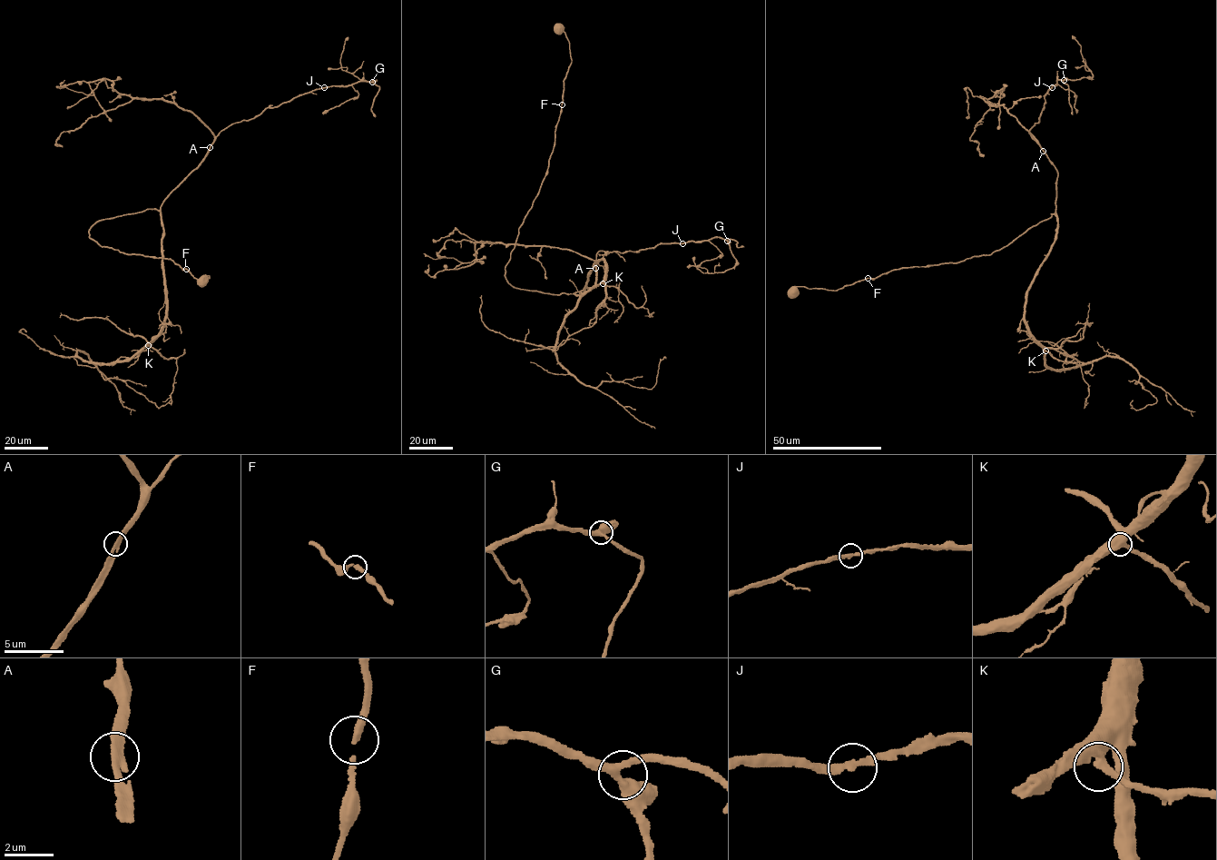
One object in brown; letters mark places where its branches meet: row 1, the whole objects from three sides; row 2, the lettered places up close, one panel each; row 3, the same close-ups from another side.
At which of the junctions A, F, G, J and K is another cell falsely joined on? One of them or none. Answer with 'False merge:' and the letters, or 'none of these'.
False merge: none of these

